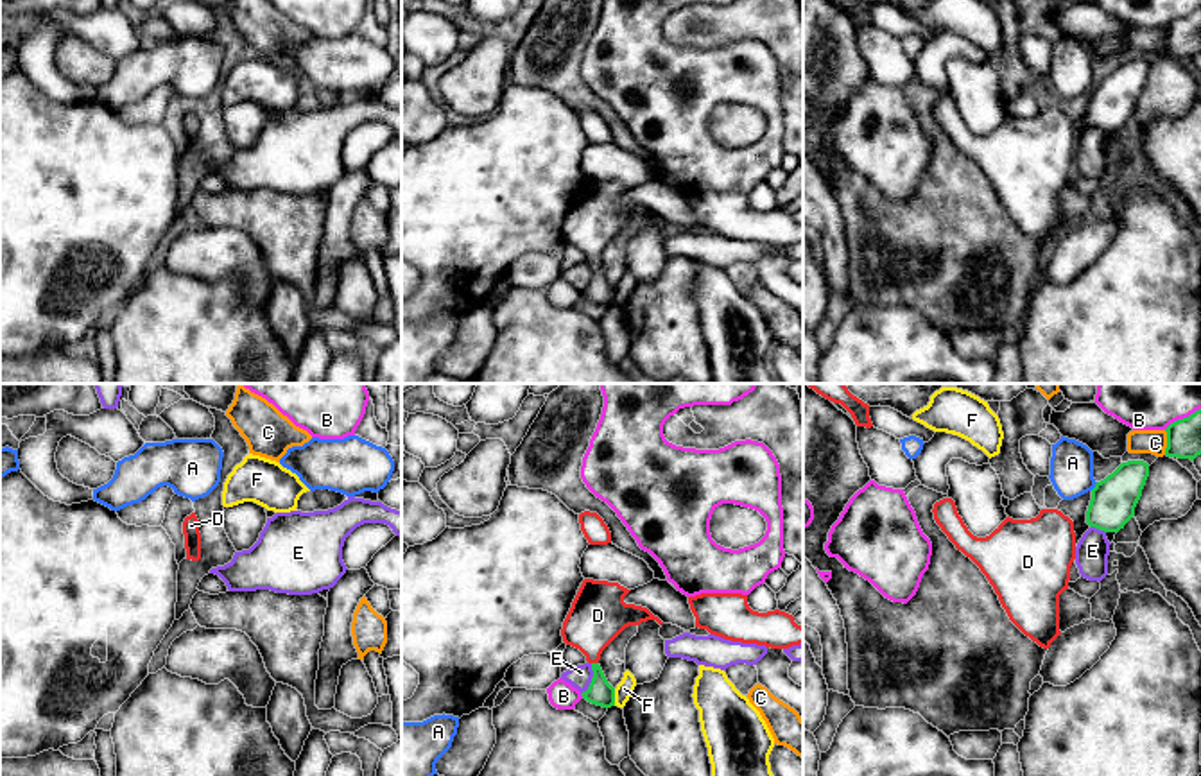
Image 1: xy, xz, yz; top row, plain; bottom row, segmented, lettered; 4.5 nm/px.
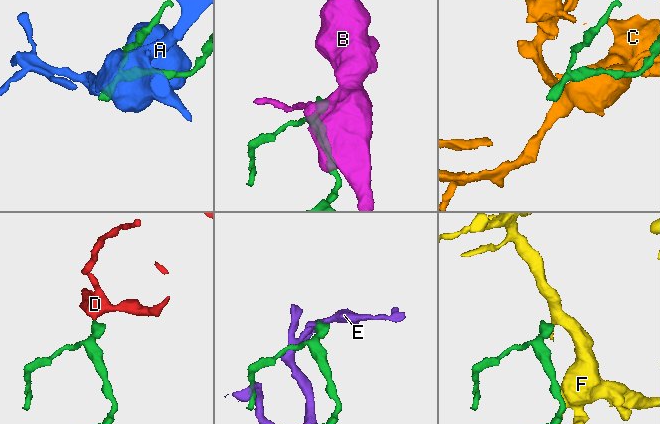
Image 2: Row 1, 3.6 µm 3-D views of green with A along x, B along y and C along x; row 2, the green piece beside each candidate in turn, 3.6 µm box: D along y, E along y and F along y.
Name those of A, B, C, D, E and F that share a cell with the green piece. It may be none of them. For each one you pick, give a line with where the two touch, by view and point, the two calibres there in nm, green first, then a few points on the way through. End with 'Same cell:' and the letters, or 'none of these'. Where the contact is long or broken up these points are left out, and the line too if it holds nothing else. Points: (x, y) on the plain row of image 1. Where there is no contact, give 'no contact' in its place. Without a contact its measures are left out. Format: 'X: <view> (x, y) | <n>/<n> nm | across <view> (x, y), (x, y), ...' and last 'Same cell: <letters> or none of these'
D: xz (596, 262) | 120/260 nm | across xz (599, 291), (596, 262), (594, 219), (597, 214)
Same cell: D

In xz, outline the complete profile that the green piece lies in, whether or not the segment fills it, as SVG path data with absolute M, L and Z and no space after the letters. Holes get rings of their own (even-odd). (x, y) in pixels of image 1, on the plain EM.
M584 177L561 228L563 240L579 247L593 269L583 297L602 306L615 305L615 287L599 263L602 249L629 224L663 222L647 206L626 203L629 190L618 181Z

